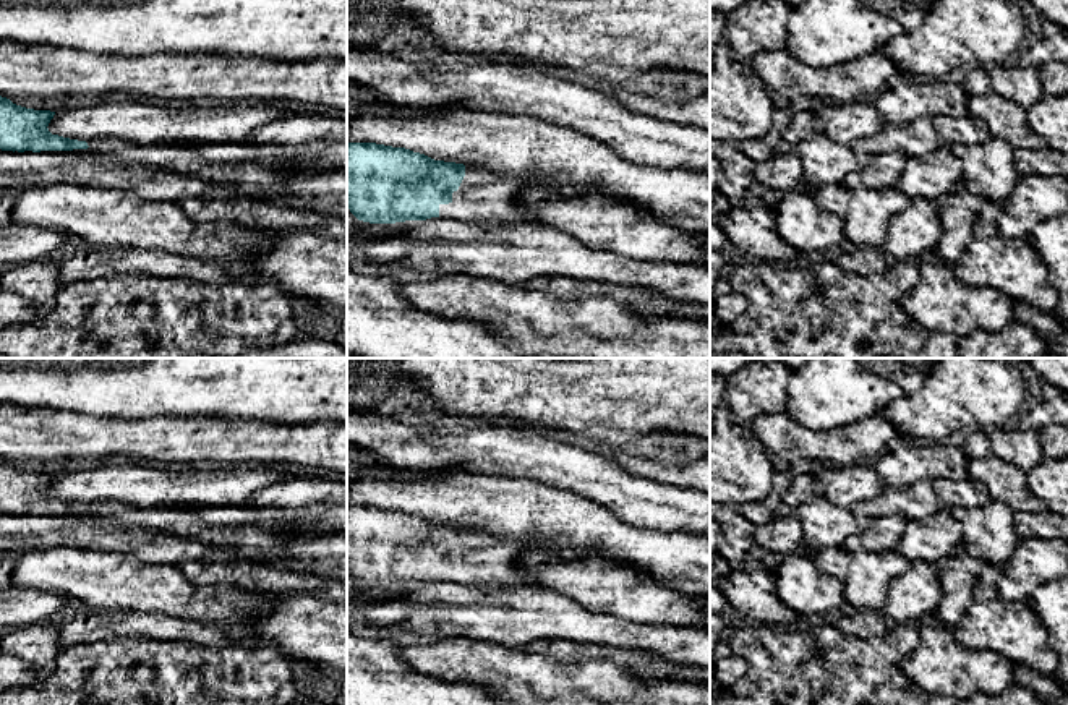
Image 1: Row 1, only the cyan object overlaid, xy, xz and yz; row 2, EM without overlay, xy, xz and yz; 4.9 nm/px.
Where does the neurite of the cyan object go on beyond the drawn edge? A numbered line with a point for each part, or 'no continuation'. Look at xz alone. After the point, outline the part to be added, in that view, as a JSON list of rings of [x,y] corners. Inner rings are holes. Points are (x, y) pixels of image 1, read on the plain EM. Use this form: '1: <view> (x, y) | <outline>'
1: xz (485, 561) | [[[467,527],[465,540],[459,553],[452,556],[452,564],[439,567],[439,580],[464,583],[485,593],[506,588],[541,588],[517,566],[527,553],[559,562],[613,564],[611,558],[604,554],[566,549],[536,532],[528,538],[502,538],[481,528]]]

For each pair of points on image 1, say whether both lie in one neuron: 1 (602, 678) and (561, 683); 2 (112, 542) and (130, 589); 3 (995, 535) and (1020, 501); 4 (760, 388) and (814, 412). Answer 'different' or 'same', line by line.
1: same
2: different
3: different
4: different

